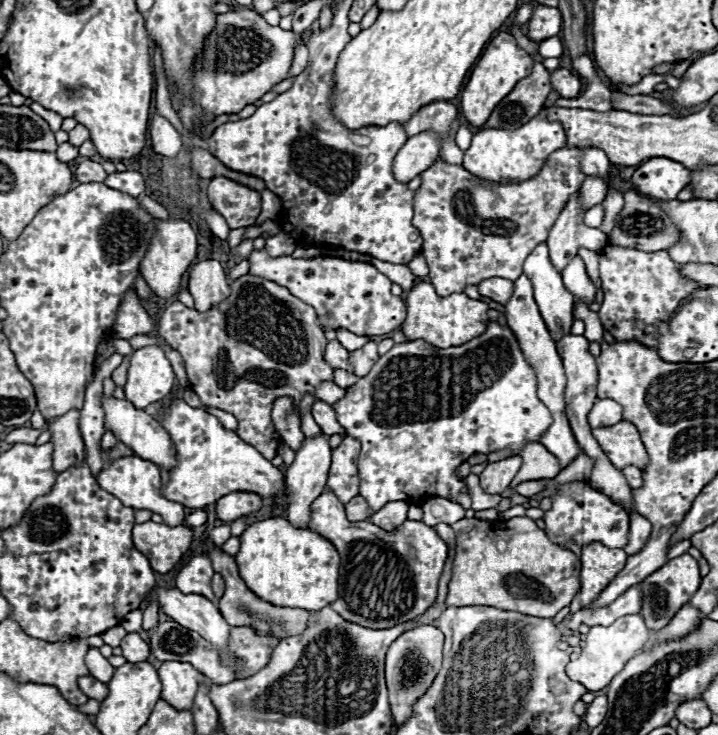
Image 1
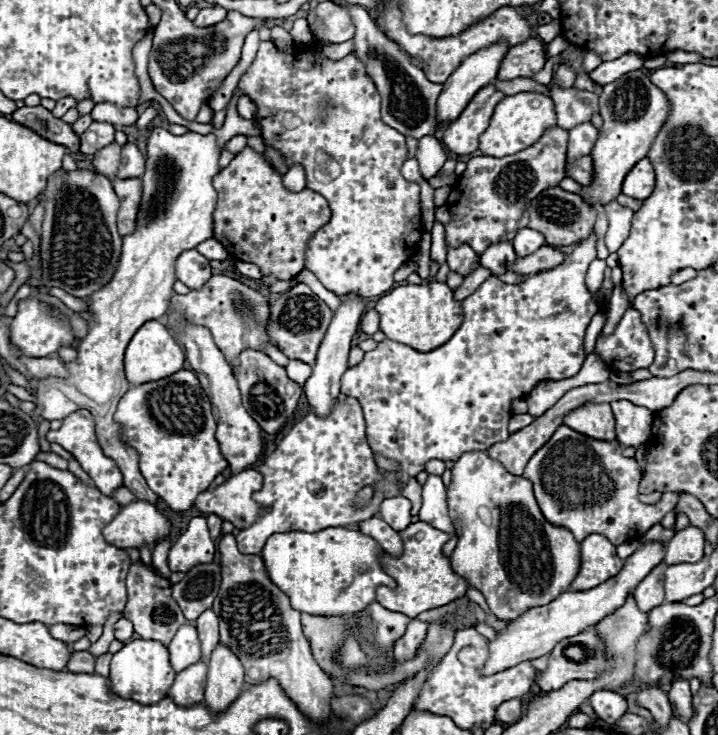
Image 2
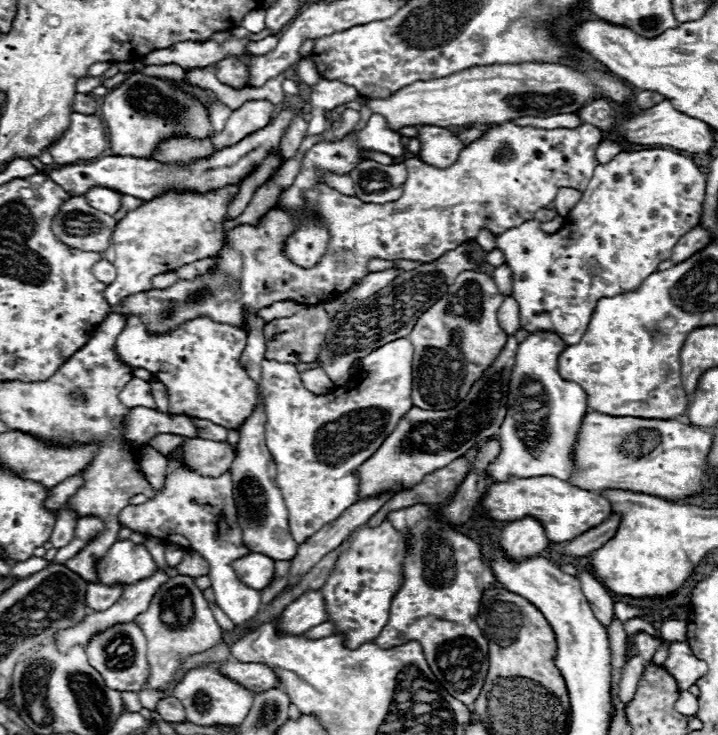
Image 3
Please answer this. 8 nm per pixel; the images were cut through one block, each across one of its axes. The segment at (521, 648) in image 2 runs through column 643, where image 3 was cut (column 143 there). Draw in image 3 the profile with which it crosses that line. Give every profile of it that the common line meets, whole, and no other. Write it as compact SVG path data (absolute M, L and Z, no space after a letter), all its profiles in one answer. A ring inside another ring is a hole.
M122 540L114 542L106 556L96 564L96 570L98 580L104 586L130 586L152 576L156 572L156 564L142 544L136 546L130 540Z

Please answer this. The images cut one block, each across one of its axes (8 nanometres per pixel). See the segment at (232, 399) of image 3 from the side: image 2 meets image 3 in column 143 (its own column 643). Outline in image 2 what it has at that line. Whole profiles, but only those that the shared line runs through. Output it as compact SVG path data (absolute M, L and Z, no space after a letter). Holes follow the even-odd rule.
M629 308L618 322L614 334L598 338L596 352L614 372L648 368L654 360L654 348L638 311Z

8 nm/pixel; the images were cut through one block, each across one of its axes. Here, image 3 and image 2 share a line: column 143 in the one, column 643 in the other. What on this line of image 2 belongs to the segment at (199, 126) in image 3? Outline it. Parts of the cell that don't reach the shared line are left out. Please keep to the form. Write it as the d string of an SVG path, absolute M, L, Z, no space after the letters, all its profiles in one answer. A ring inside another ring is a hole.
M642 70L628 72L620 76L616 82L606 84L602 94L600 94L600 114L604 118L600 136L596 146L592 148L592 160L594 160L594 170L596 178L592 186L586 186L584 192L588 196L588 204L600 202L608 204L616 200L622 188L622 180L632 170L632 166L644 158L654 144L660 128L668 120L670 112L670 102L666 94L656 88L648 76L642 74Z

